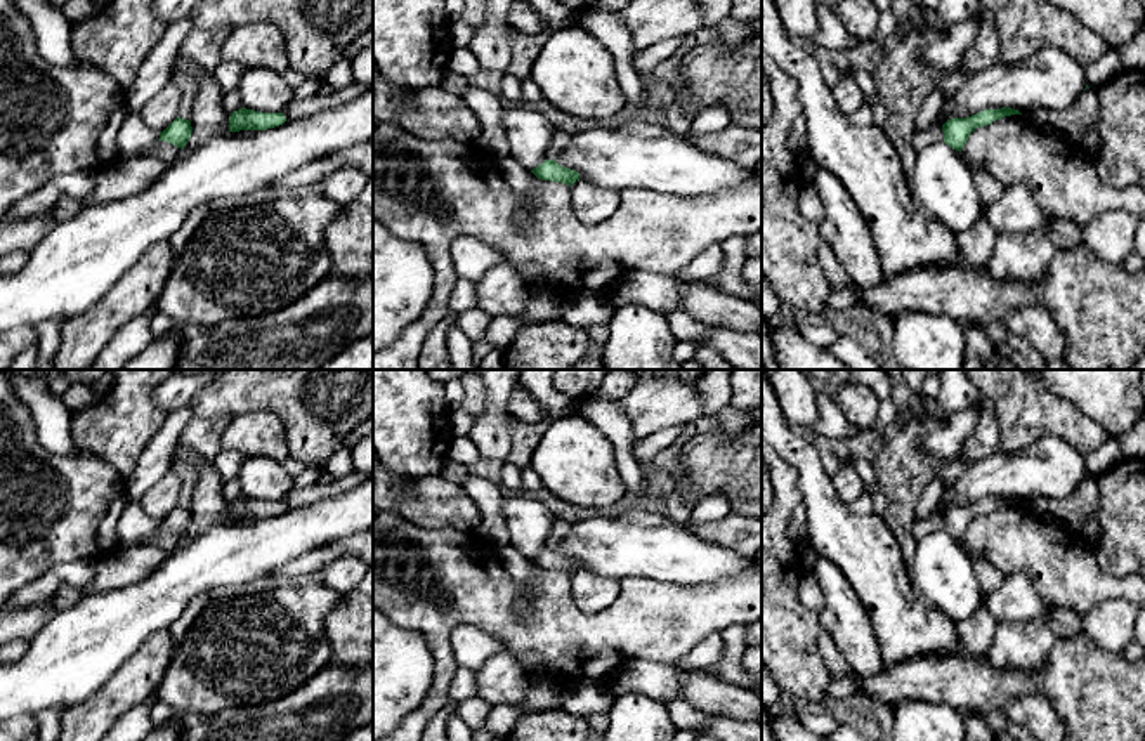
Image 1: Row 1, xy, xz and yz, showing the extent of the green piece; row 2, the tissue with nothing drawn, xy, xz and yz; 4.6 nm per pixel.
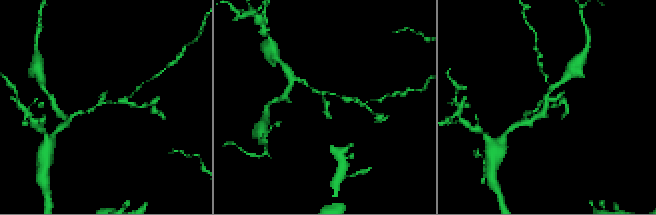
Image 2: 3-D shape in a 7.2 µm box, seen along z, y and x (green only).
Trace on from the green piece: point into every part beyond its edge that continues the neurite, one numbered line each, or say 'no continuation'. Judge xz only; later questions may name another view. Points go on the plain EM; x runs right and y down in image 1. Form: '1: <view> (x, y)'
no continuation

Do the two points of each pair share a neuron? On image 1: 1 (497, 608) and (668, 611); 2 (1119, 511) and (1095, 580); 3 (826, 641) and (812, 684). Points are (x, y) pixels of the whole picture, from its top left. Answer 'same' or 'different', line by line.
1: same
2: different
3: different

